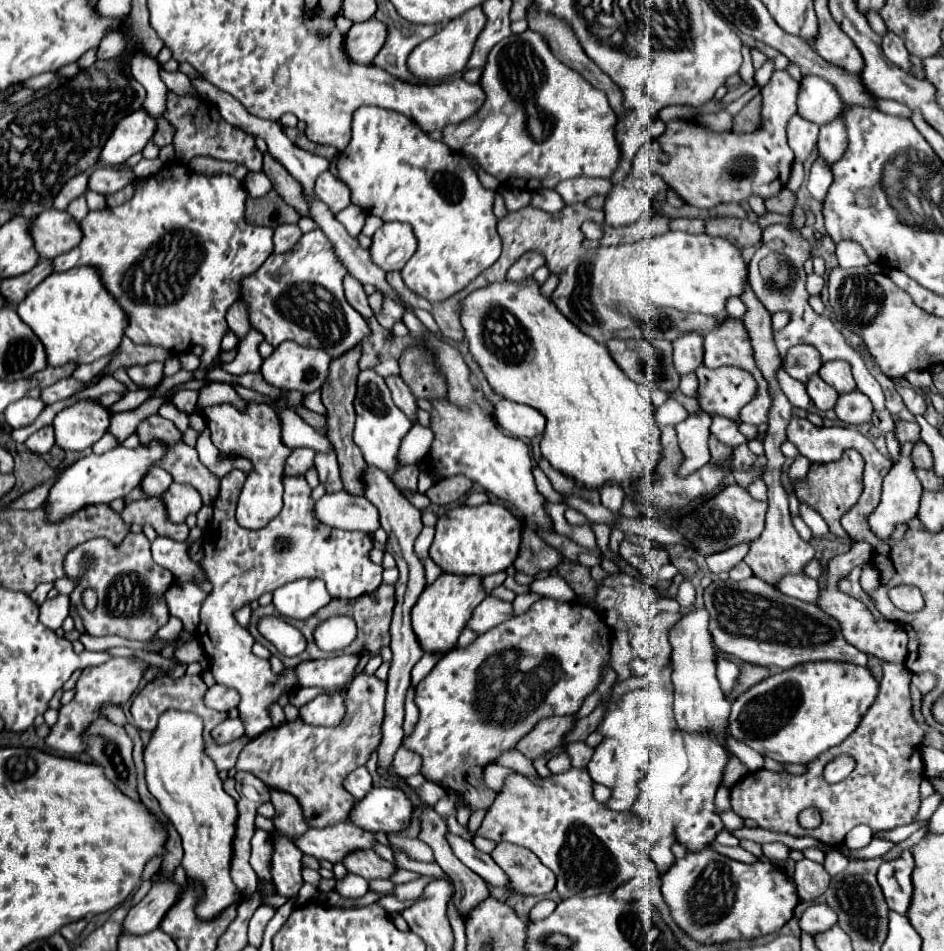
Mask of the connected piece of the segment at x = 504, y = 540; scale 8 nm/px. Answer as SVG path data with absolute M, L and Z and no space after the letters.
M501 504L457 506L437 520L435 540L429 554L443 572L461 576L475 574L485 578L489 574L503 572L513 564L519 550L519 526L523 526L521 520Z

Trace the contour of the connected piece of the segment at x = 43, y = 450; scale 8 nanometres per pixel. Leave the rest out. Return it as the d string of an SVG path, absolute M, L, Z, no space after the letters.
M45 426L45 428L37 430L35 434L31 434L31 436L27 438L25 446L27 446L31 452L37 452L37 454L47 454L47 452L55 446L53 426Z

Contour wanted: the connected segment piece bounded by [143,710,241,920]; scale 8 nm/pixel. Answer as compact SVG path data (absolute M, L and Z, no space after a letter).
M167 710L161 714L157 728L151 732L151 740L145 744L143 762L149 792L159 800L161 812L181 834L185 850L183 868L191 880L201 882L205 888L205 896L199 900L195 912L199 918L211 920L233 904L241 892L229 876L237 806L223 790L223 780L219 778L215 762L205 754L203 718L181 710Z

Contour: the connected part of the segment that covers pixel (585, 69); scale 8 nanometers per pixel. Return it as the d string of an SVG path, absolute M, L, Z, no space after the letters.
M533 6L527 10L527 20L529 20L529 28L531 28L531 30L537 30L537 32L541 32L541 34L547 38L547 42L549 42L549 46L551 46L551 52L553 52L561 62L565 62L567 66L571 66L573 70L577 70L577 72L579 72L583 78L587 78L595 88L599 88L599 90L603 90L603 92L607 94L609 104L611 104L611 108L615 110L617 118L623 118L623 114L625 114L625 104L623 104L623 92L621 92L621 88L619 88L595 62L591 62L591 58L587 58L587 54L583 54L583 48L579 46L575 34L571 34L571 28L569 28L565 22L559 22L557 18L551 18L551 16L533 12Z

